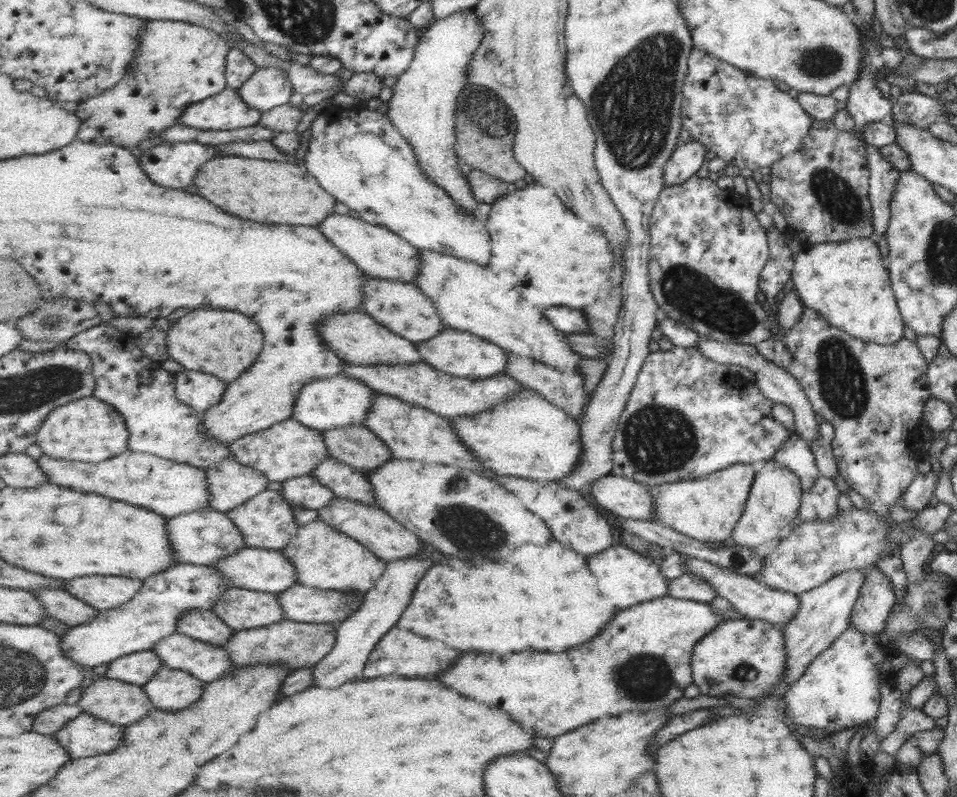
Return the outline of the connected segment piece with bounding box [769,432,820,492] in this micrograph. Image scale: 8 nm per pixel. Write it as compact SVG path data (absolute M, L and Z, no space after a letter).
M795 432L769 459L793 471L799 478L802 492L808 490L820 475L808 442L801 440Z

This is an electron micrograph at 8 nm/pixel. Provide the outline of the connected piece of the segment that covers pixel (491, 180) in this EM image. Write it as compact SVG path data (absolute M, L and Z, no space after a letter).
M472 169L466 178L478 203L485 202L492 205L493 202L497 201L497 198L501 198L510 192L516 192L514 183L495 178L482 170Z

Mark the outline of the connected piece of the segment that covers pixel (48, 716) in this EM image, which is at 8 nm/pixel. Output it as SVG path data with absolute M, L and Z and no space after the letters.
M78 703L65 704L49 707L35 718L33 730L46 735L55 735L55 732L63 730L63 726L71 720L75 720L77 716L85 713L85 709Z

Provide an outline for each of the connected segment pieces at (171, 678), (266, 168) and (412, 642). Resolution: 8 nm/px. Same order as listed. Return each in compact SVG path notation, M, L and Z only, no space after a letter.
M167 665L159 670L151 682L143 685L156 708L161 710L185 710L203 698L207 683L196 675Z
M221 156L205 162L193 180L196 194L215 205L251 218L257 222L275 222L317 227L335 214L337 198L317 180L307 168L292 162L277 162L259 158Z
M395 626L391 629L377 644L376 649L372 650L371 657L364 670L365 678L379 678L381 672L377 668L379 660L383 658L391 658L393 664L397 666L397 674L409 674L413 676L425 676L425 674L437 674L437 672L445 672L449 668L453 668L457 664L457 660L463 656L461 650L447 646L445 642L433 642L433 640L425 640L417 634L413 634L411 630L399 628Z

